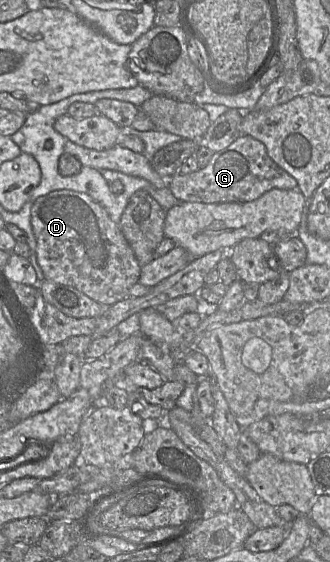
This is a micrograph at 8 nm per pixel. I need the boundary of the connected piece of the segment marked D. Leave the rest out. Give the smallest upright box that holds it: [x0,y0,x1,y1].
[31,189,141,306]

